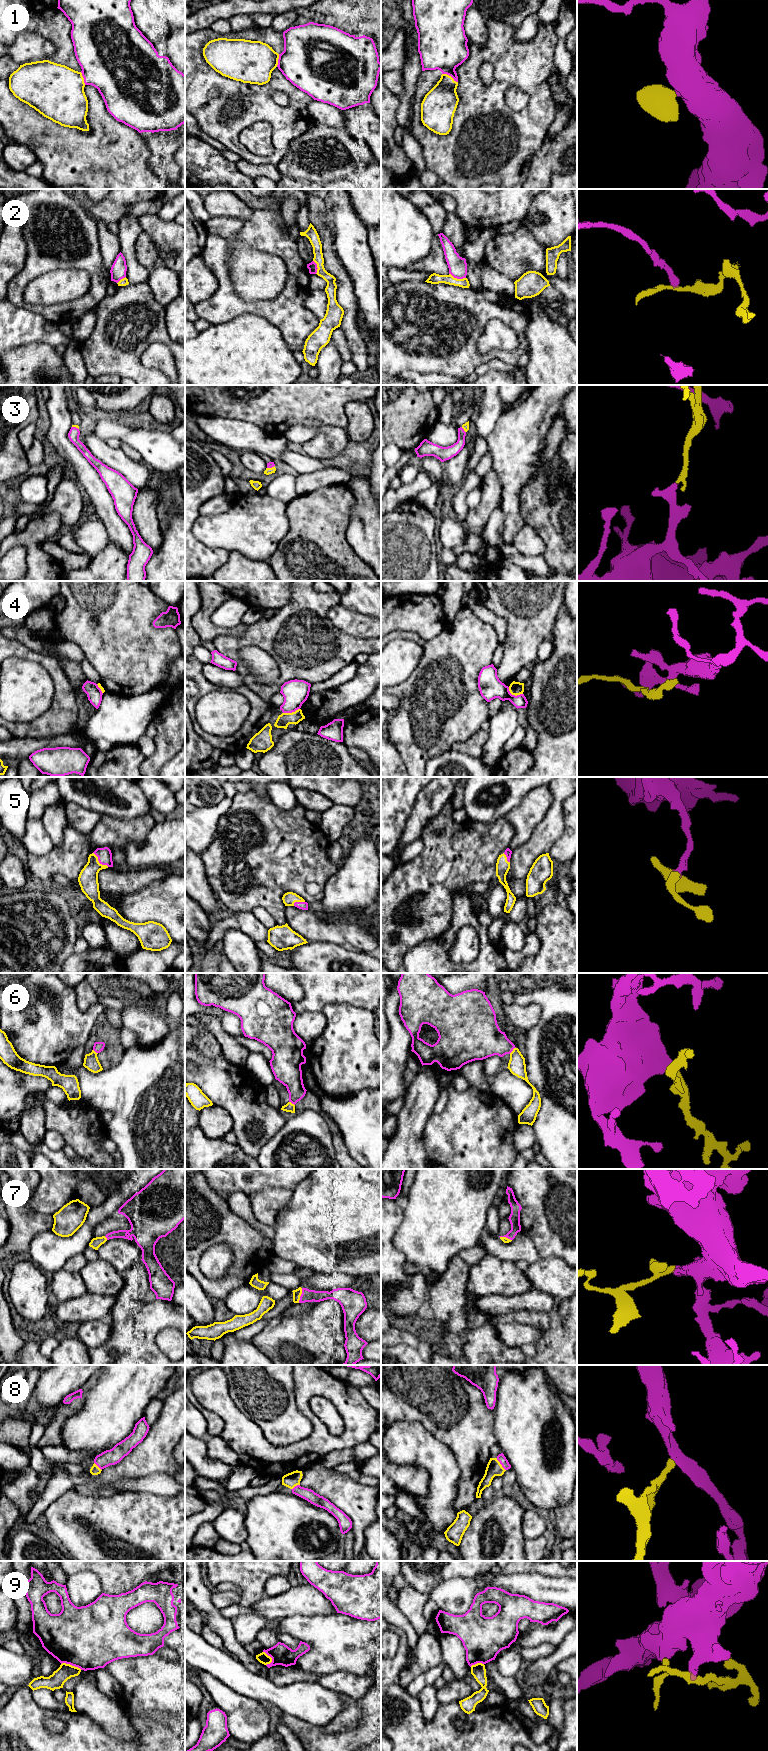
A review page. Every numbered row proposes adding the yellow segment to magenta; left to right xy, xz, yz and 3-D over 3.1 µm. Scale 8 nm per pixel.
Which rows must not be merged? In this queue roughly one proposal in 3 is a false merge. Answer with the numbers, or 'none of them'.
2, 4, 9

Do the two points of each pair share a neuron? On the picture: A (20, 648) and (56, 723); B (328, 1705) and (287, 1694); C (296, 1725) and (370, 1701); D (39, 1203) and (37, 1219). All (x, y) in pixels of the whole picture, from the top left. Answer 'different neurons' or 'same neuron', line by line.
A: same neuron
B: same neuron
C: same neuron
D: different neurons

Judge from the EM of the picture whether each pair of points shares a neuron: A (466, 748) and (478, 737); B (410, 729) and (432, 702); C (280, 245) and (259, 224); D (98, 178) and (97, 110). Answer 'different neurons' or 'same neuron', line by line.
A: same neuron
B: same neuron
C: same neuron
D: same neuron

